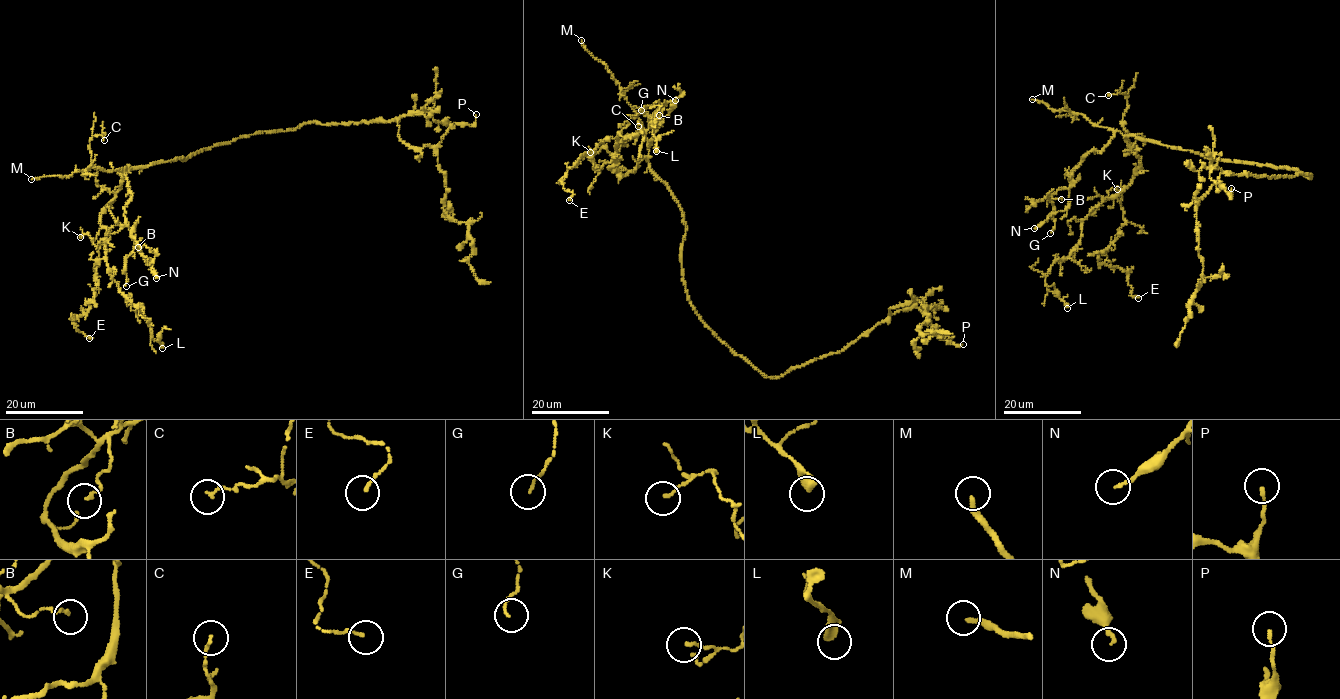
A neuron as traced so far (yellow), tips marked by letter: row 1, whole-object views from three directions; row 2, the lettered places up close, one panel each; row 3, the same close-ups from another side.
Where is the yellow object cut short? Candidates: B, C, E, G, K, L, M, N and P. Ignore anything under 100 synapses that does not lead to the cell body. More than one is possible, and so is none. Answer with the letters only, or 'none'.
M

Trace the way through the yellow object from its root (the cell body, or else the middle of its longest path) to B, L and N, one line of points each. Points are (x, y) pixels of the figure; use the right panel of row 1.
B: (1277, 167), (1207, 158), (1116, 130), (1101, 151), (1086, 155), (1072, 172), (1070, 186), (1051, 196), (1061, 199)
L: (1277, 167), (1128, 136), (1141, 165), (1132, 182), (1091, 210), (1080, 242), (1046, 275), (1067, 308)
N: (1277, 167), (1207, 158), (1116, 130), (1101, 151), (1090, 151), (1072, 172), (1068, 207), (1034, 228)

